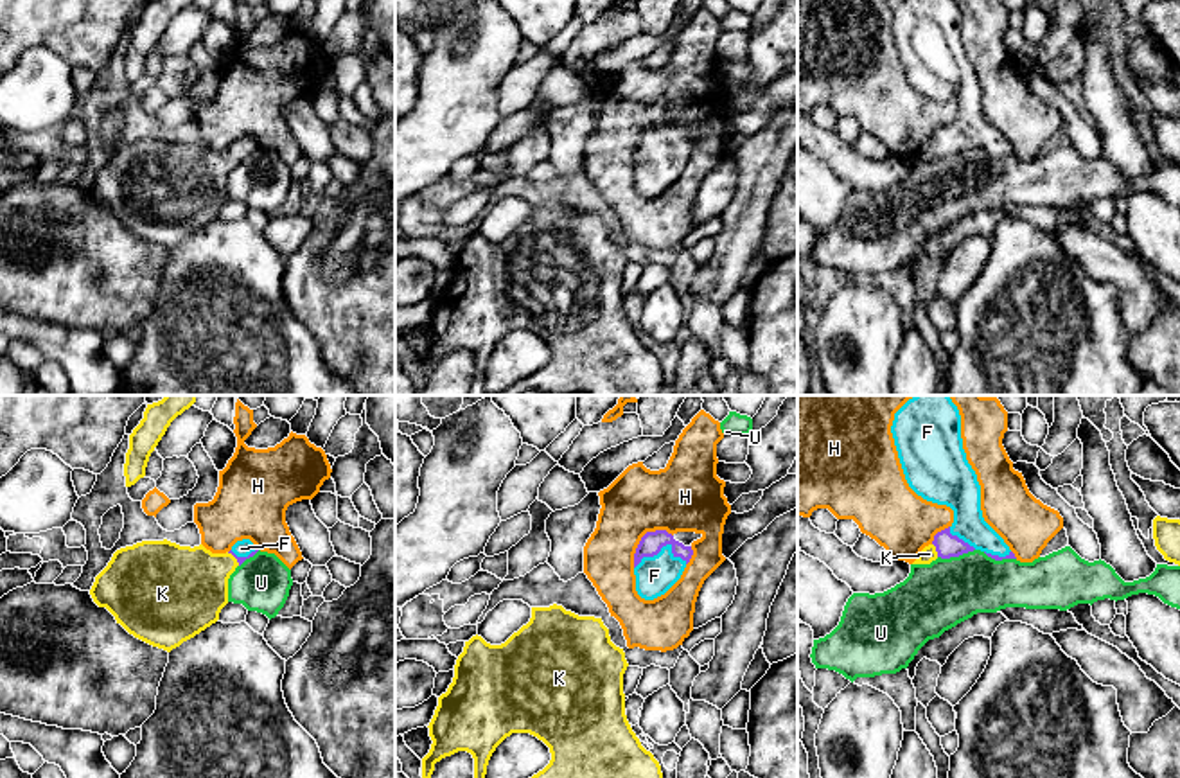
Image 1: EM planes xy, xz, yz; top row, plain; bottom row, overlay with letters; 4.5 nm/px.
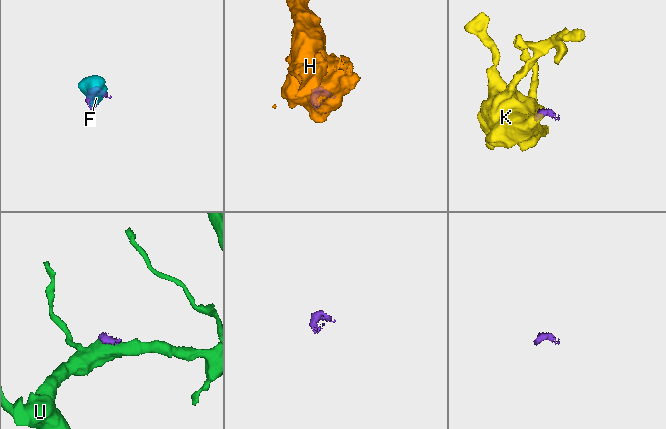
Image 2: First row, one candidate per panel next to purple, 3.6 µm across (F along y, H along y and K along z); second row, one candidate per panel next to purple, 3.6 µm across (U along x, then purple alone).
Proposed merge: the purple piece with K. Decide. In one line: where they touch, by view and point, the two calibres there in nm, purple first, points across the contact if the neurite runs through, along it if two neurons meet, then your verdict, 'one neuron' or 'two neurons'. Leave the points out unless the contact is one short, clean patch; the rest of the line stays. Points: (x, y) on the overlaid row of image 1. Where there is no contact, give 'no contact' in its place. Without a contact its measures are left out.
yz (936, 550) | 110/70 nm | one neuron

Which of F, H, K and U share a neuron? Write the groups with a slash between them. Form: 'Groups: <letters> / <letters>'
Groups: F K / H / U

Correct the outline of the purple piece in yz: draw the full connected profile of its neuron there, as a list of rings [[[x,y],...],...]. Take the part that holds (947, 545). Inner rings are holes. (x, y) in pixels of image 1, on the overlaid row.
[[[914,395],[894,413],[891,433],[909,487],[954,510],[954,523],[934,535],[938,557],[981,550],[995,561],[1017,559],[982,517],[981,485],[966,460],[961,415],[952,399]]]

